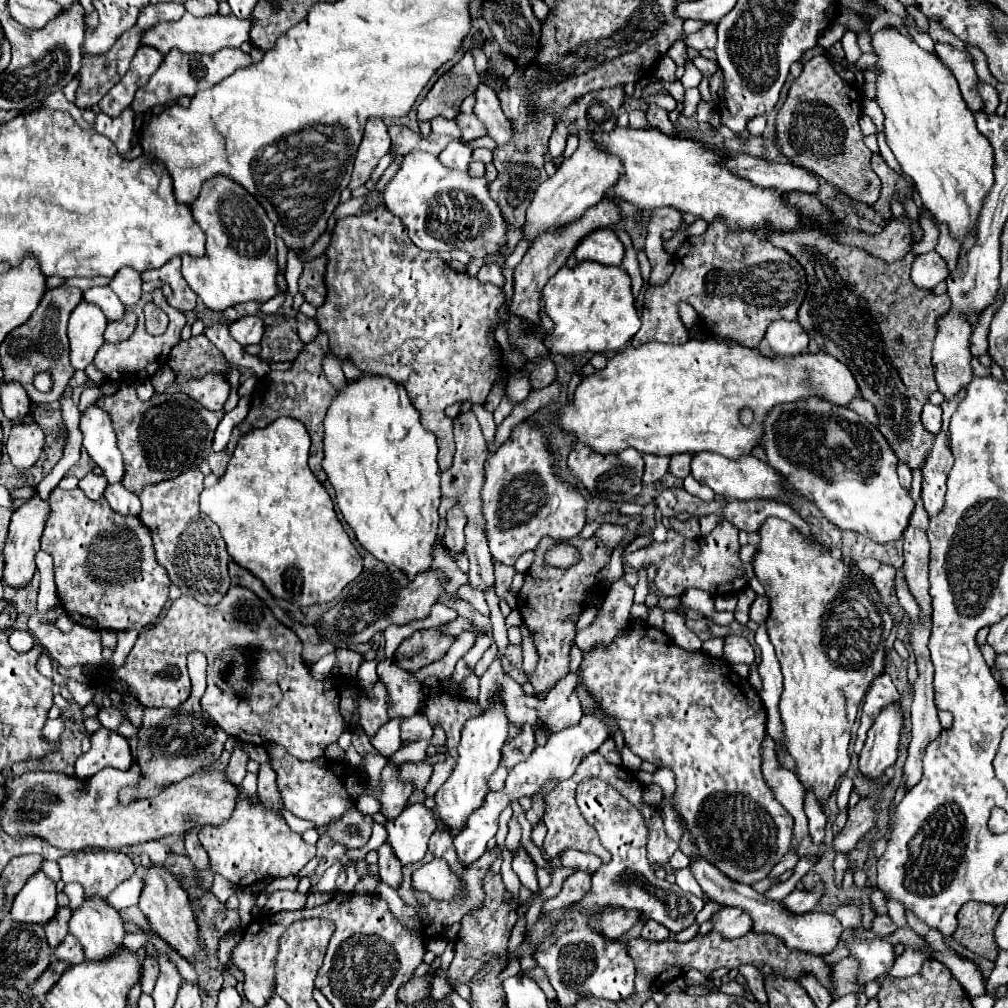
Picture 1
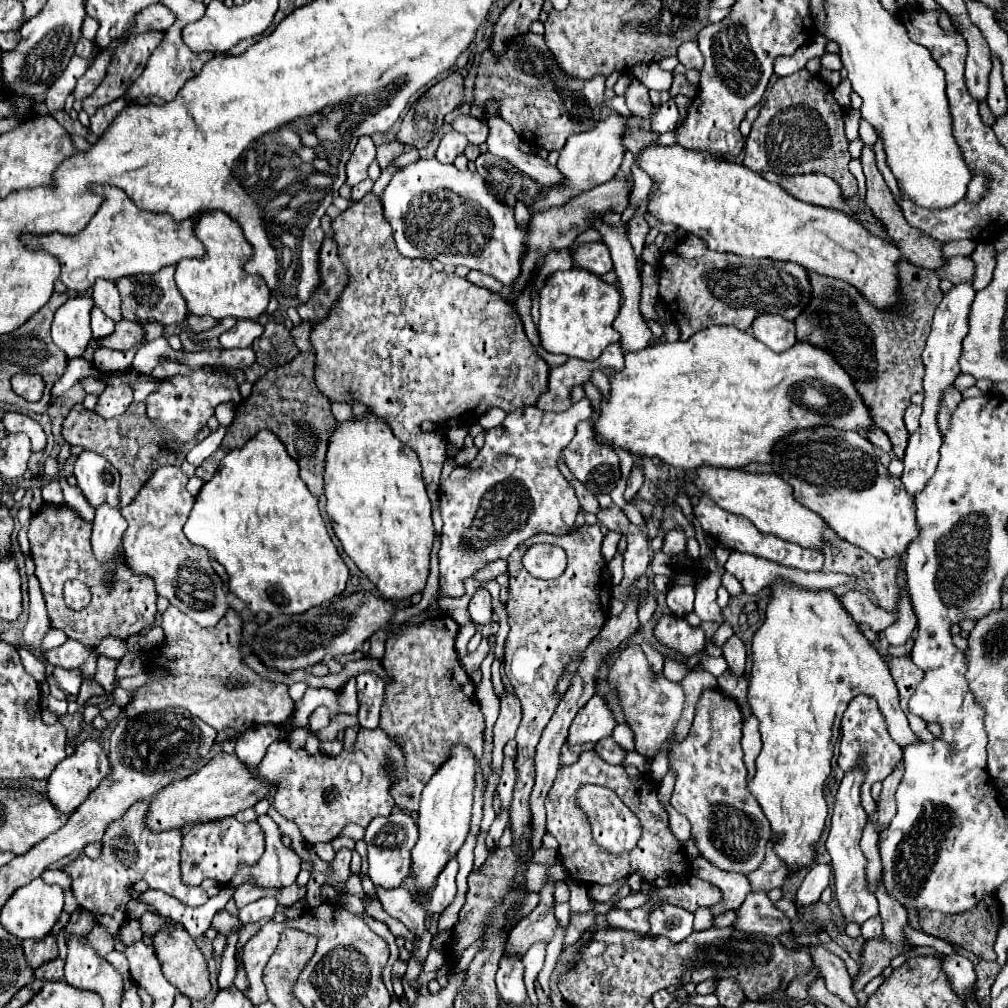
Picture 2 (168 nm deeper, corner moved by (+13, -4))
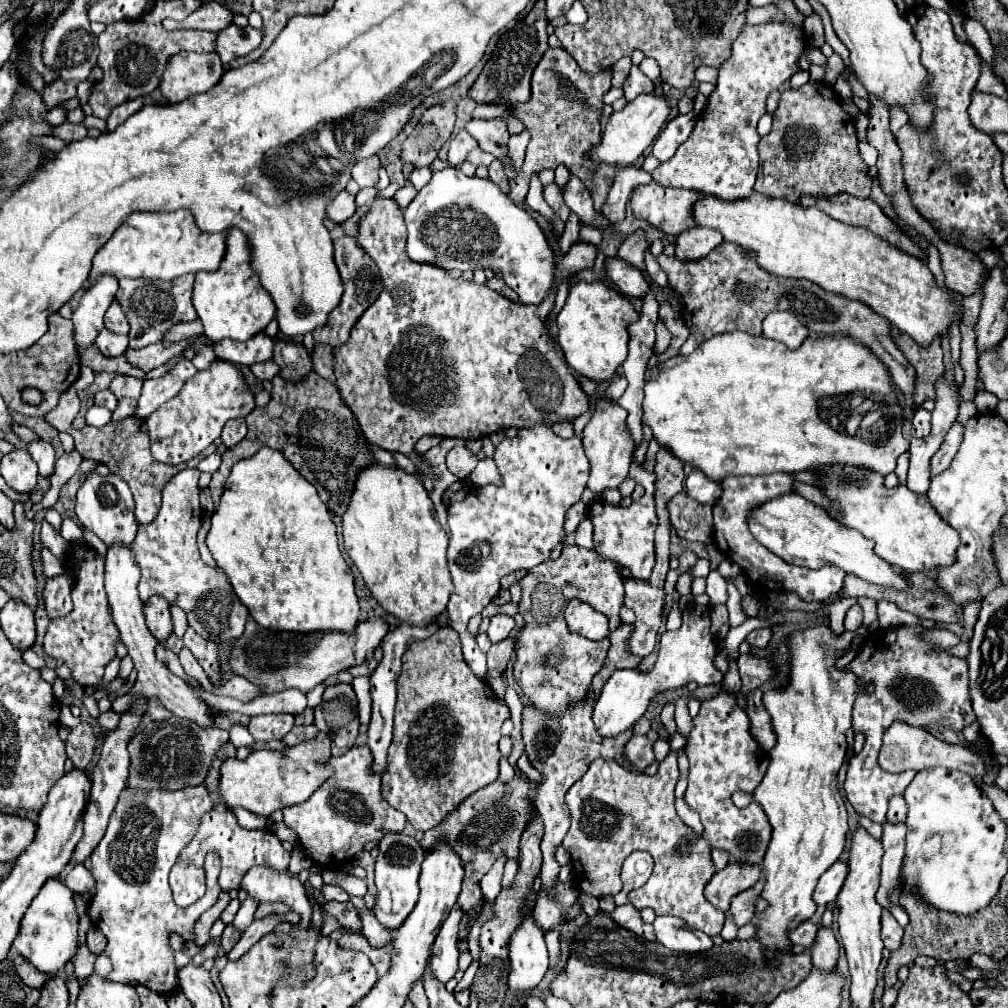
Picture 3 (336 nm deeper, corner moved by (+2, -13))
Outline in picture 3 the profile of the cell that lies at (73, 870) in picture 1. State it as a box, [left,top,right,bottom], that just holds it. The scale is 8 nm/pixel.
[88,785,222,995]

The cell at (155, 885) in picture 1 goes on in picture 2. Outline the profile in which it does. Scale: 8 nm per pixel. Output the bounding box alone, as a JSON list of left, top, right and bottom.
[153,924,211,1000]

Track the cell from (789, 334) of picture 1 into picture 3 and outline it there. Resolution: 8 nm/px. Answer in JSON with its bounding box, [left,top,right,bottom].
[764,311,808,349]

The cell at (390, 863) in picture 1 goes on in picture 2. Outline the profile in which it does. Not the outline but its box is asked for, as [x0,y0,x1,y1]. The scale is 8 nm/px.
[377,888,433,966]

